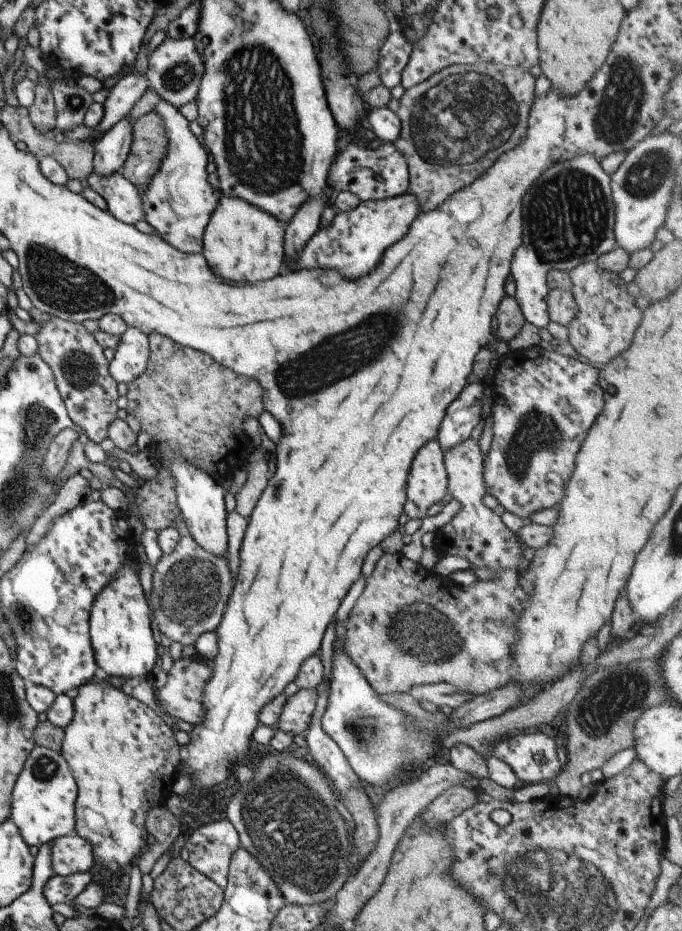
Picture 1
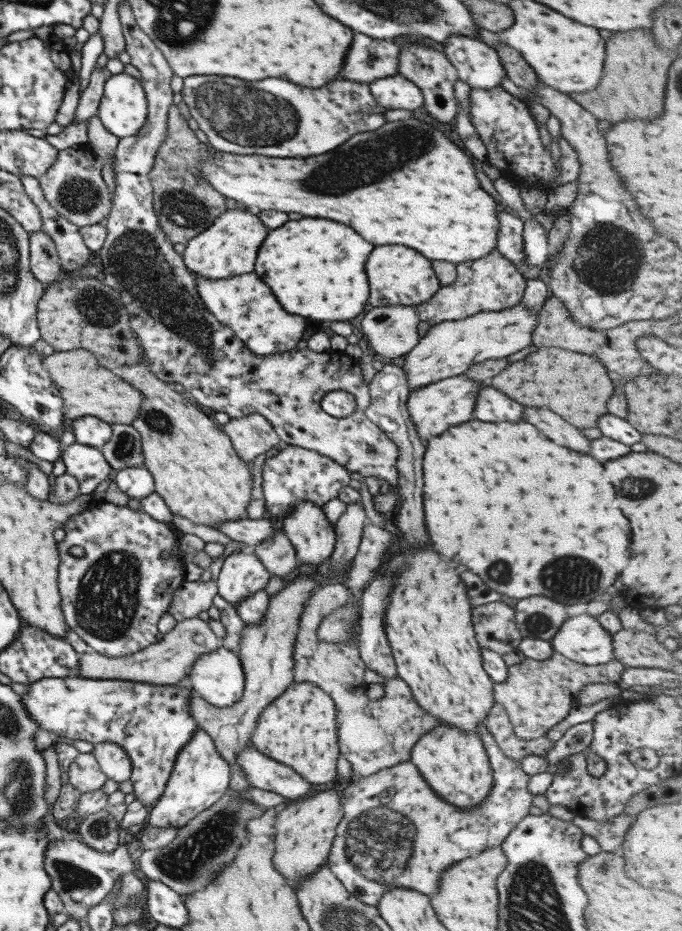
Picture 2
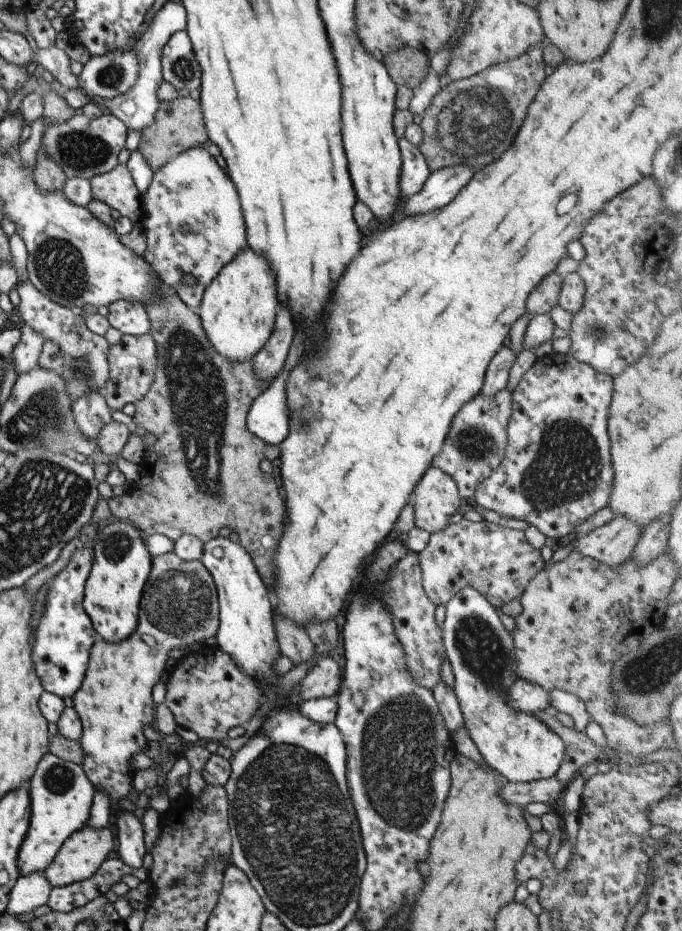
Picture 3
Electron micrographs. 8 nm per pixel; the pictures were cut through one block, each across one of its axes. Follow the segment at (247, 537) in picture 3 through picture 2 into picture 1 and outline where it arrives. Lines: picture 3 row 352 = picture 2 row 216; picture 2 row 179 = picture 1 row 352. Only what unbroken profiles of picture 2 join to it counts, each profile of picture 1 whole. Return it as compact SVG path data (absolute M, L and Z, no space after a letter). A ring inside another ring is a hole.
M152 332L149 338L149 362L146 371L136 380L128 383L126 411L142 425L142 430L153 437L151 455L180 454L184 460L206 472L210 478L218 481L232 479L236 469L247 466L248 458L257 448L246 436L242 421L247 417L256 420L264 414L262 386L247 375L243 375L222 366L212 356L188 346L180 346L168 336Z

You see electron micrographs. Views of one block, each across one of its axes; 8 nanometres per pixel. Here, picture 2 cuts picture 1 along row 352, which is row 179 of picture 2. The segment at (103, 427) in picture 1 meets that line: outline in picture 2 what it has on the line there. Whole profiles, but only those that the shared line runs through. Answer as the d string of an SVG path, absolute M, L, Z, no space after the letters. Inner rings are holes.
M89 144L59 150L56 162L39 179L45 199L60 216L76 226L104 224L112 206L112 196L102 176L103 164Z

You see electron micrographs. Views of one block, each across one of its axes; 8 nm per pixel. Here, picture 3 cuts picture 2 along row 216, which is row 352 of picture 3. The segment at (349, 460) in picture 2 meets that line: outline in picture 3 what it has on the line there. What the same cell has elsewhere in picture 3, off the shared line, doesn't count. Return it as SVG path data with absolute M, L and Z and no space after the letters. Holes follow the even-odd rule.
M149 332L140 336L122 335L116 344L109 345L107 361L109 377L105 380L102 392L107 405L113 412L122 410L122 407L129 402L135 404L150 390L157 363L155 340Z

